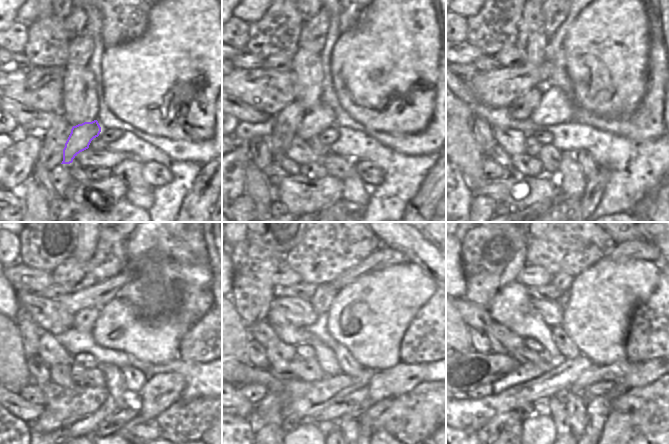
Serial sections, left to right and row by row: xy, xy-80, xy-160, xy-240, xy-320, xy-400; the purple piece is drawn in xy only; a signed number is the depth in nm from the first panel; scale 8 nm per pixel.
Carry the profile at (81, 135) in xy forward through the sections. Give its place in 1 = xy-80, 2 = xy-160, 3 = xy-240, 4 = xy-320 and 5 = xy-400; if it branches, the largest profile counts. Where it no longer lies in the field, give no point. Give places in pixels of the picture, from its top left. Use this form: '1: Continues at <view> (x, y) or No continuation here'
1: Continues at xy-80 (322, 117)
2: Continues at xy-160 (555, 107)
3: Continues at xy-240 (120, 326)
4: Continues at xy-320 (369, 317)
5: Continues at xy-400 (598, 306).

